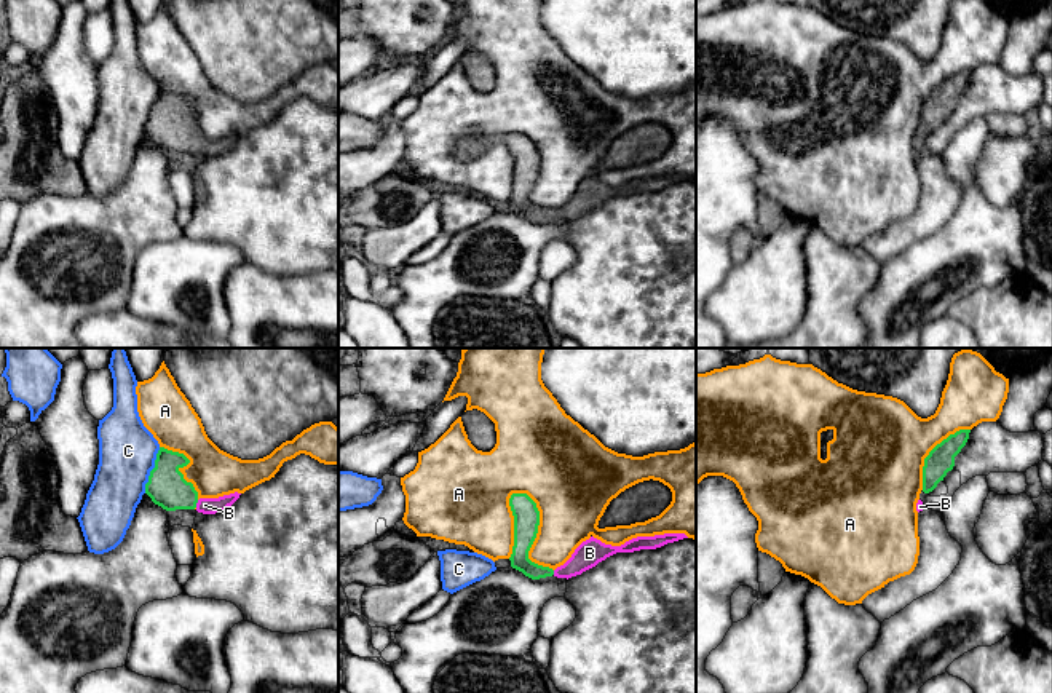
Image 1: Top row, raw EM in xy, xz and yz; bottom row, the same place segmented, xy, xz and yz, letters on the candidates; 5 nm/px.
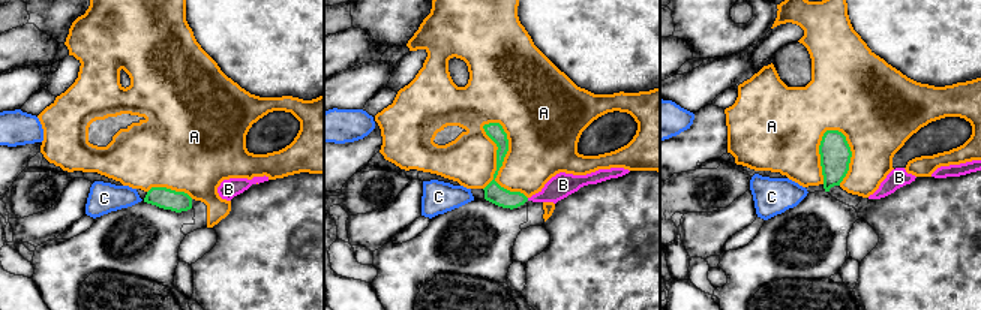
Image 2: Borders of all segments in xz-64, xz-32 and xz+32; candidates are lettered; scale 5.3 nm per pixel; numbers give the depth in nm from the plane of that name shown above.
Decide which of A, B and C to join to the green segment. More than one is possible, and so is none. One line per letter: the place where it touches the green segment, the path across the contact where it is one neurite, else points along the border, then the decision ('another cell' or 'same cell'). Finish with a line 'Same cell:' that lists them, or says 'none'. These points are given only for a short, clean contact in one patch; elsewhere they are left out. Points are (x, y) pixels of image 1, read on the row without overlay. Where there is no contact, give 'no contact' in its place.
A: meets green in xz at (537, 174); another cell
B: meets green in xy at (197, 144); runs through xy (166, 130), (197, 144), (205, 147); same cell
C: meets green in xy at (152, 112); border along xy (160, 90), (144, 134); another cell
Same cell: B

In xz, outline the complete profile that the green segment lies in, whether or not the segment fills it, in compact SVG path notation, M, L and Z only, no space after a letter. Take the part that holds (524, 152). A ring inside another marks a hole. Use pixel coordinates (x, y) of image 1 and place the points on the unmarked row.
M512 136L509 141L509 148L514 158L514 188L509 200L511 209L522 214L532 222L540 222L552 217L568 222L595 209L599 204L616 195L656 192L667 185L688 180L685 176L664 176L655 179L637 179L621 188L611 188L591 179L575 192L571 200L564 208L552 212L528 201L528 193L536 180L540 168L540 153L536 150L536 145L527 136Z

